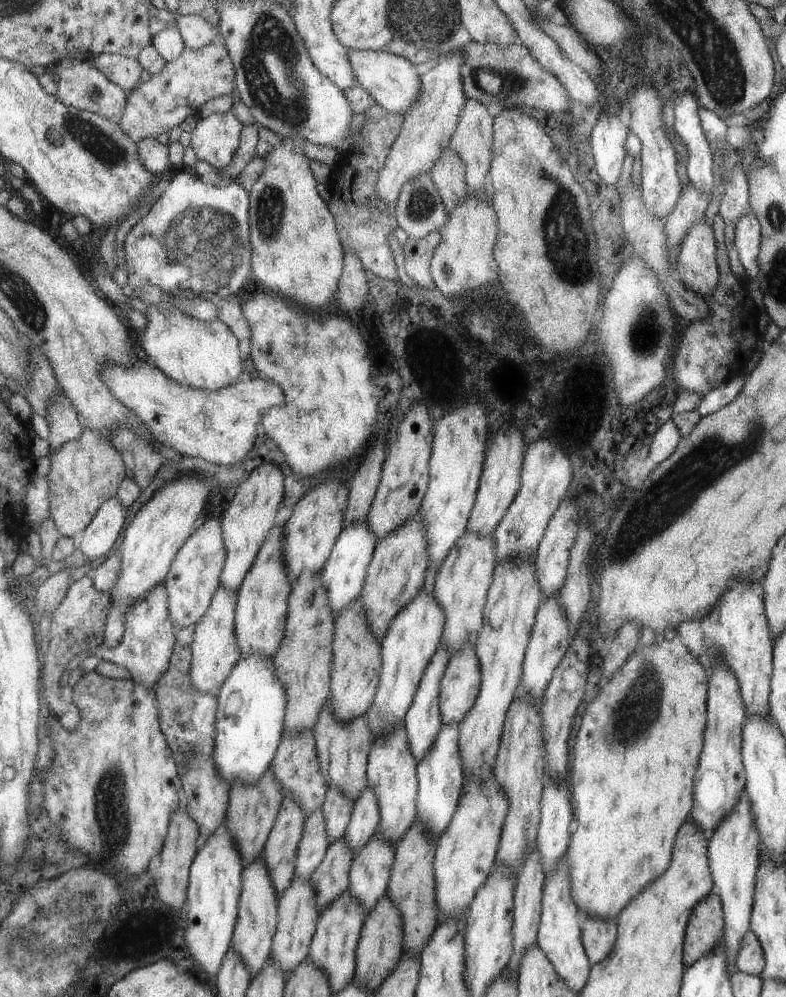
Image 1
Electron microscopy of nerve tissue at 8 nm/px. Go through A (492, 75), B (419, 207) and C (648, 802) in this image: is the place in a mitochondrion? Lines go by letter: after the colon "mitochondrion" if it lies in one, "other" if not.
A: mitochondrion
B: mitochondrion
C: other

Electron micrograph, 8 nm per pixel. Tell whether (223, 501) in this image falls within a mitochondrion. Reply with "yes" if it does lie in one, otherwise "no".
no

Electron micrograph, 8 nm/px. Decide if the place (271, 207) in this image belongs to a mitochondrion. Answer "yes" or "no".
yes

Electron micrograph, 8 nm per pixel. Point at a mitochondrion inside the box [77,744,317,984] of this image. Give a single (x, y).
(111, 809)

